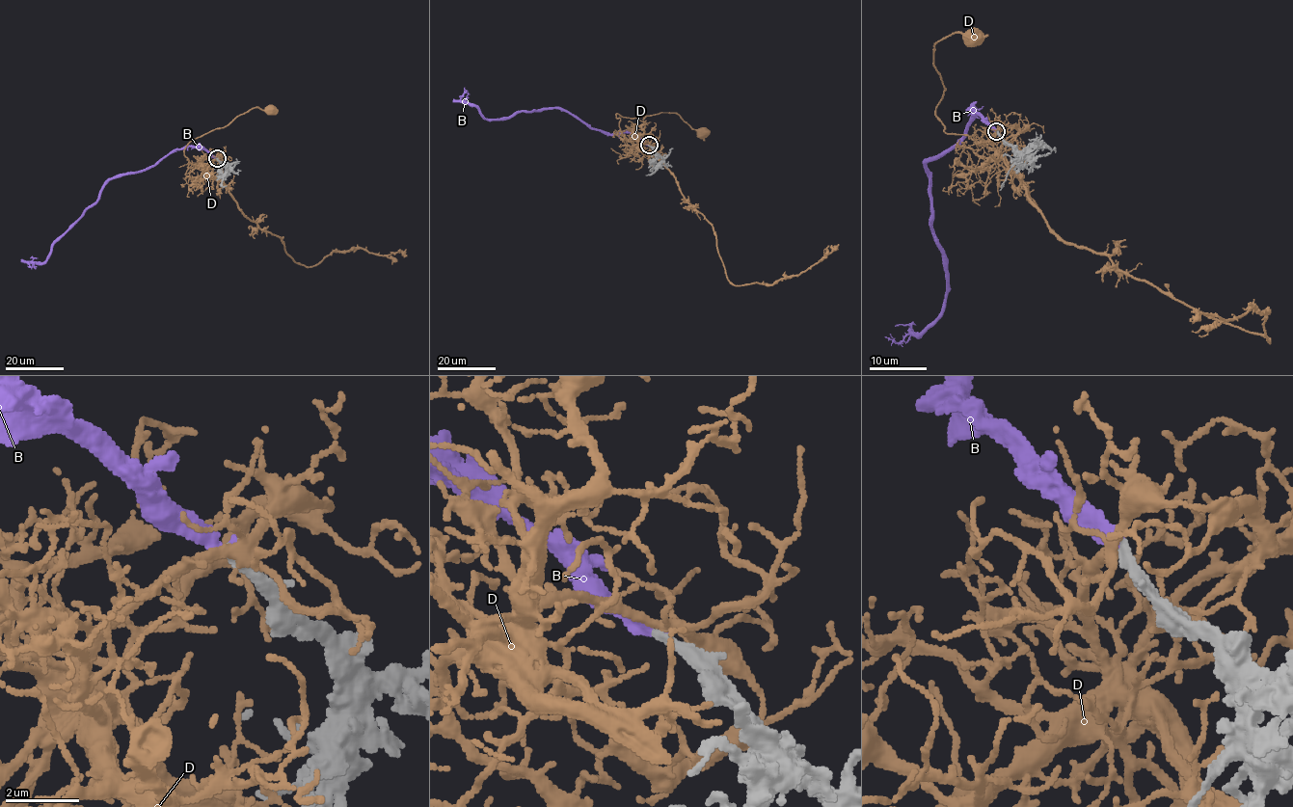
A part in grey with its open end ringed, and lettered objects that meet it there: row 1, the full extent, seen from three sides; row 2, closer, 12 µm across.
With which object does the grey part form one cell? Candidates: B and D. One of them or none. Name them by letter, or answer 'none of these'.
B

